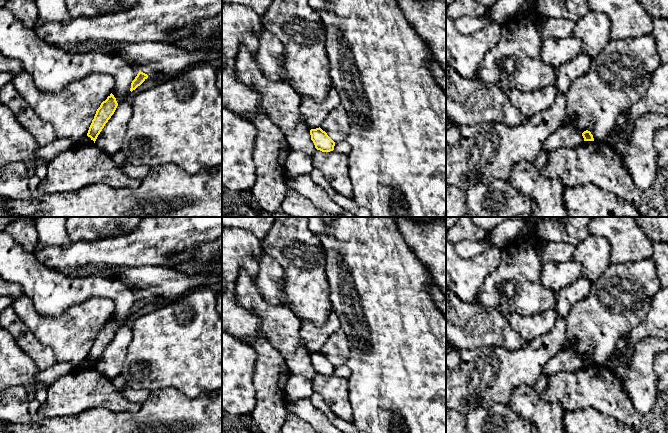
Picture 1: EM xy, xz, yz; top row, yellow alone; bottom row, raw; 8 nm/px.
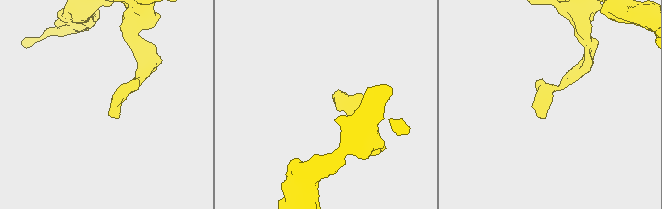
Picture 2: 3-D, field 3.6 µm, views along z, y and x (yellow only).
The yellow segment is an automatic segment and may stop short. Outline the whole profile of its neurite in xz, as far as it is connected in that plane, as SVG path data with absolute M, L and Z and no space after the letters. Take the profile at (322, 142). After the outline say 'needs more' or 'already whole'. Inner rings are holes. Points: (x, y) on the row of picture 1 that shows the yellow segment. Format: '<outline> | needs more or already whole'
M320 127L311 129L310 135L317 150L322 152L330 152L334 150L335 142Z | already whole

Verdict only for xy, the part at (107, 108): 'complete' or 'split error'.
complete

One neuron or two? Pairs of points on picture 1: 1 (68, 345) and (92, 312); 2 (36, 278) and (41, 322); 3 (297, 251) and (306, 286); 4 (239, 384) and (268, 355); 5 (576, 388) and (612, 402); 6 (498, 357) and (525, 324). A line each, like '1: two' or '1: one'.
1: one
2: two
3: one
4: two
5: one
6: two

